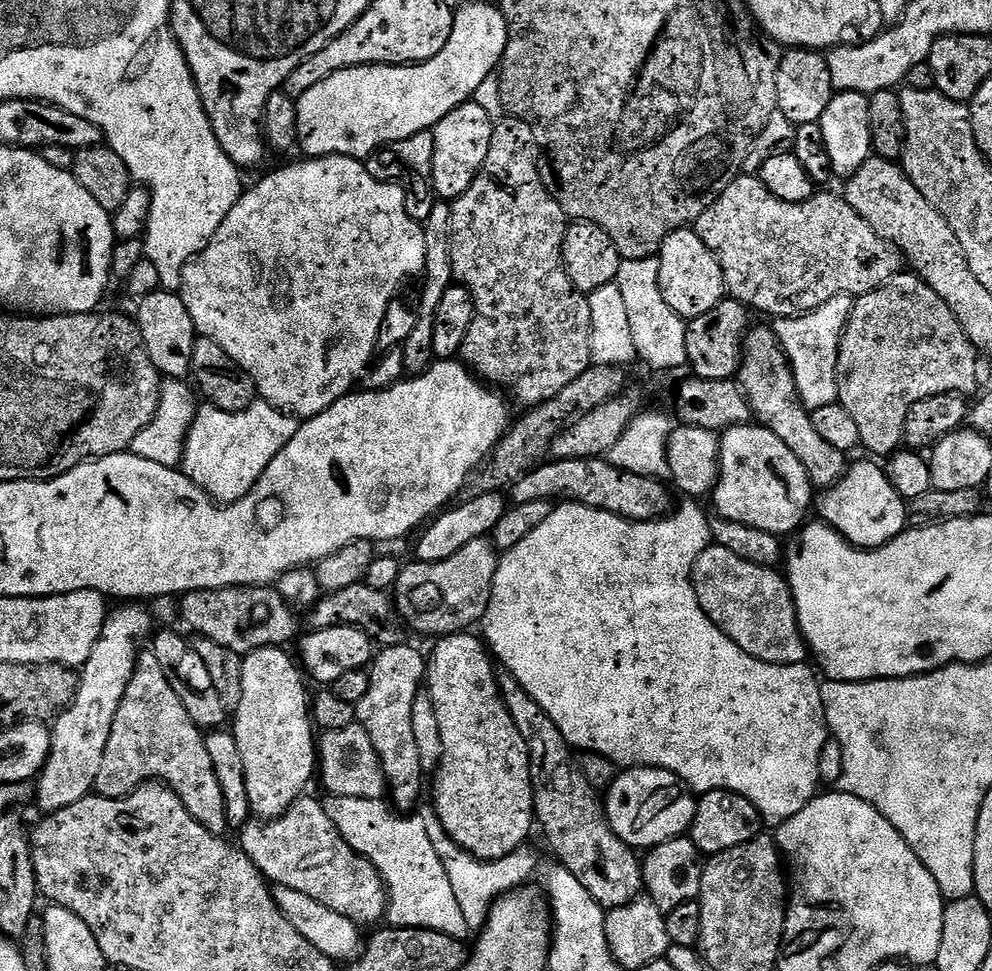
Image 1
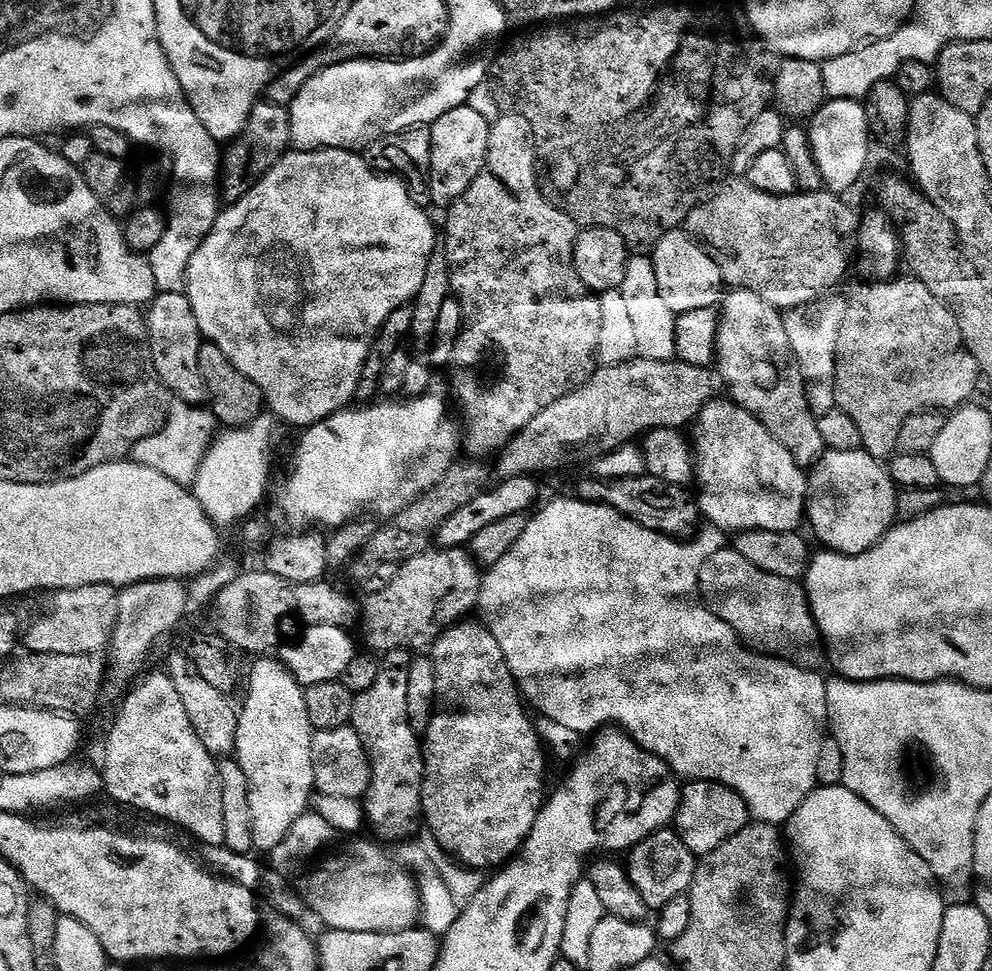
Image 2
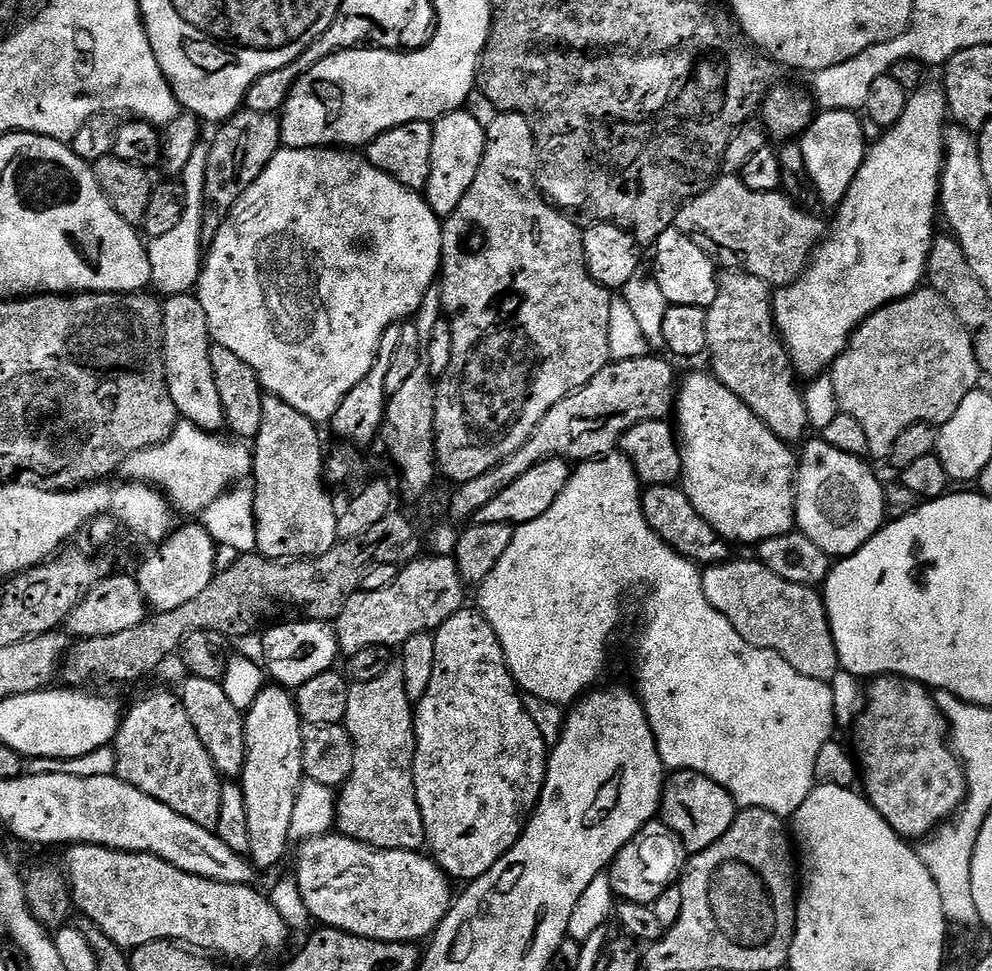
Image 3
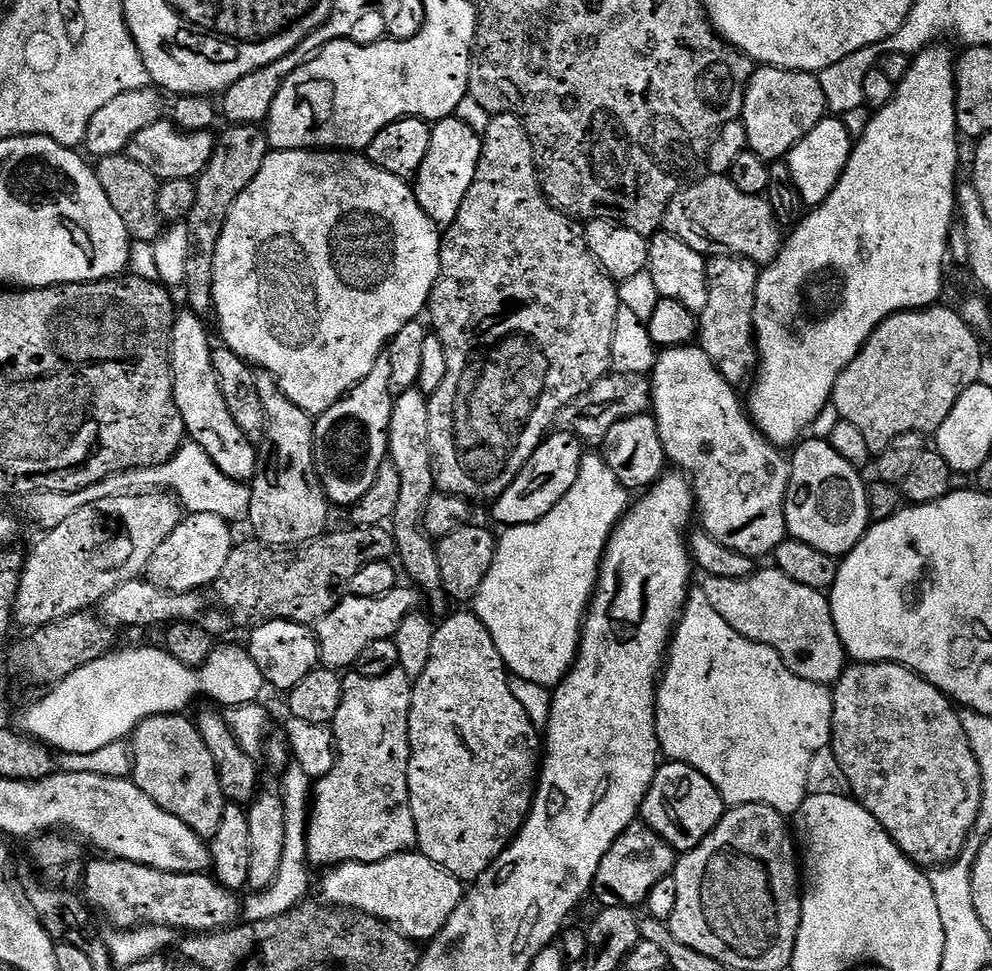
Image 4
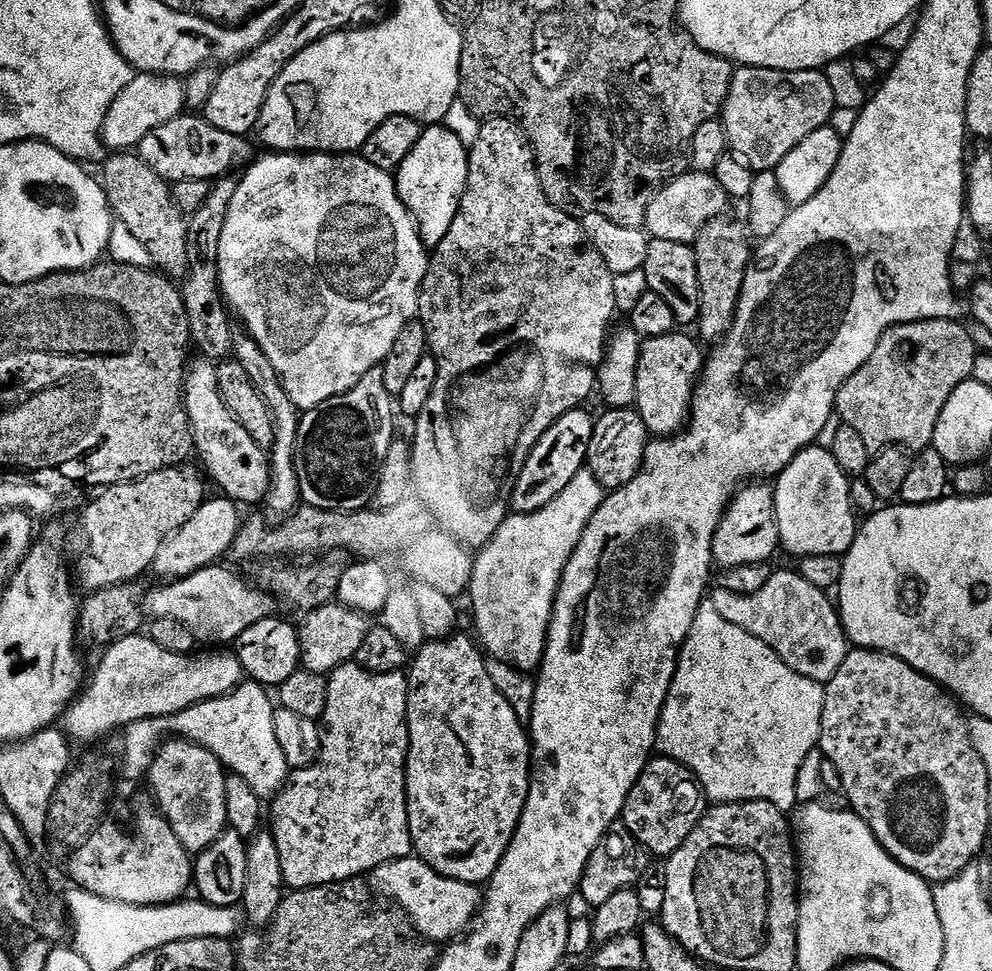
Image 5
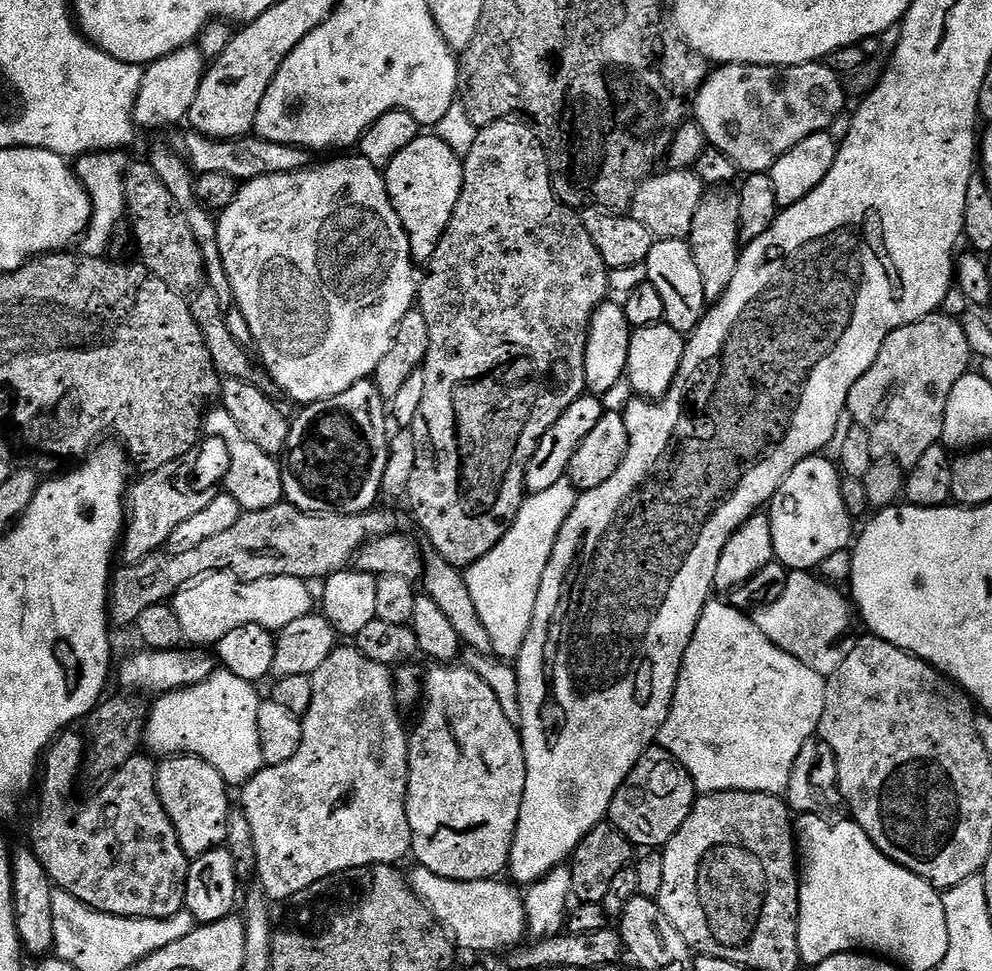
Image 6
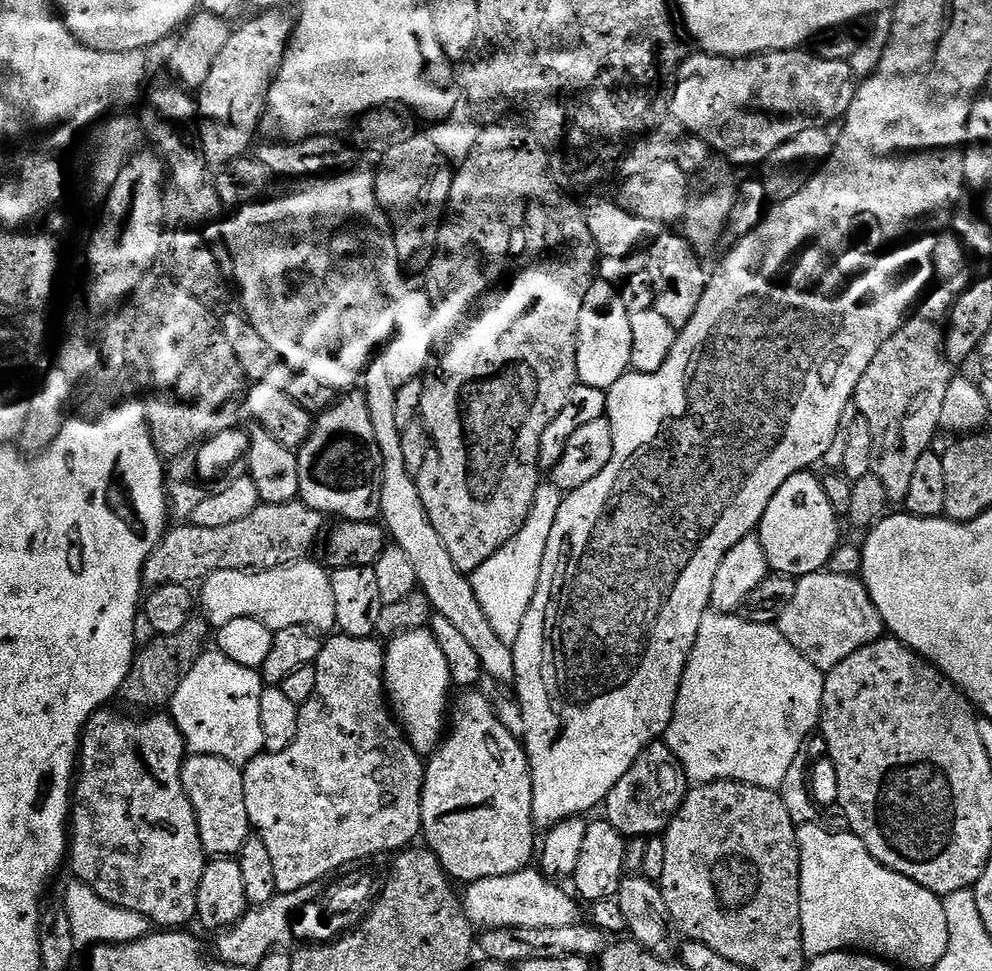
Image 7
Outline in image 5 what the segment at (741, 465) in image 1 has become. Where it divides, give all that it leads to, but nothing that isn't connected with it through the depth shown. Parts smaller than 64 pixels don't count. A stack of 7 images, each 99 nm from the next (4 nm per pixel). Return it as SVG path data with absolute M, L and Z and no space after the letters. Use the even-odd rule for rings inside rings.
M677 330L662 338L650 338L640 345L634 407L649 433L656 438L671 438L687 425L692 398L706 363L705 353L700 353L701 345L682 332ZM764 482L749 483L732 497L712 543L712 559L721 569L767 565L776 548L778 552L781 547L776 521L776 497L773 489L766 485Z

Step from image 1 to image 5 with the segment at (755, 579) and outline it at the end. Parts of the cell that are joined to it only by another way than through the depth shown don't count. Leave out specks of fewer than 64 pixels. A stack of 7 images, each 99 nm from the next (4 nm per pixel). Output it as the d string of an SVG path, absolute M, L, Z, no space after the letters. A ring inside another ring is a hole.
M773 571L769 580L755 592L741 594L722 587L715 591L710 596L714 610L718 610L726 622L734 622L738 630L746 630L746 634L754 634L754 638L766 642L790 670L821 682L832 680L834 674L838 674L850 651L844 623L840 621L837 605L828 601L829 593L818 590L818 586L810 586L799 571Z

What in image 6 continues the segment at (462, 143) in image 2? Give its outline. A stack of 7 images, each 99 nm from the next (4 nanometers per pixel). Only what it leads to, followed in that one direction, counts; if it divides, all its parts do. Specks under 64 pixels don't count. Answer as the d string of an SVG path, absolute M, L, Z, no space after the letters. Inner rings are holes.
M421 134L417 136L394 162L390 162L382 172L384 185L388 191L390 202L402 222L402 226L408 235L413 261L427 262L432 259L434 250L438 250L438 242L442 242L446 226L454 214L454 206L458 206L458 194L462 194L462 182L464 181L464 166L461 157L446 146L435 134Z

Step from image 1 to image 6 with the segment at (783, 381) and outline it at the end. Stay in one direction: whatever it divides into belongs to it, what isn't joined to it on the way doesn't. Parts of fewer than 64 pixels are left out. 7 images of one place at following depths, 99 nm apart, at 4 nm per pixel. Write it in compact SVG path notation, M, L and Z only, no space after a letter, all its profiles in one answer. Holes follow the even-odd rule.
M716 186L705 191L698 202L698 210L694 210L694 222L686 239L692 248L698 274L702 274L705 301L720 300L726 286L730 286L730 278L734 278L734 270L738 266L742 251L739 191L728 186Z

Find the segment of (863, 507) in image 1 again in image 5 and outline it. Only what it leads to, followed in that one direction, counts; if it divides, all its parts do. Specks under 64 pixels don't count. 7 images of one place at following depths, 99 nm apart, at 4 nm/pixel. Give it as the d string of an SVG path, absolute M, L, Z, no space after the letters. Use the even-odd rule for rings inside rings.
M819 446L804 448L774 480L776 497L776 521L780 531L783 551L793 552L796 558L805 556L843 557L850 550L858 531L858 513L852 505L852 485L850 478L834 462L831 451Z

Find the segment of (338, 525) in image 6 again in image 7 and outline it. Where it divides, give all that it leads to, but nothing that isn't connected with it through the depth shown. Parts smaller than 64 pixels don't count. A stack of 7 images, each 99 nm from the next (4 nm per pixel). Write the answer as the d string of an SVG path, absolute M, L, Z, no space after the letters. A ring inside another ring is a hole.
M302 502L290 504L265 504L261 503L259 508L242 522L234 522L230 526L221 528L188 528L173 527L165 535L164 539L156 545L156 549L150 554L150 558L144 564L144 574L142 577L145 585L149 584L149 589L164 588L168 584L182 584L192 586L192 583L203 582L210 574L230 570L231 572L242 572L245 570L269 570L272 568L289 568L292 564L302 564L309 559L312 547L321 539L320 536L321 513L315 512L312 508L307 508Z

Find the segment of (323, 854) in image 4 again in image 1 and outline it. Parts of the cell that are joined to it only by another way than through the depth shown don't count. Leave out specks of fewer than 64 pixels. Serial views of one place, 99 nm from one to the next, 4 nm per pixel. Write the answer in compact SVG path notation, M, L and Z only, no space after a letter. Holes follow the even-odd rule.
M411 642L381 647L375 653L368 677L370 690L366 690L366 698L356 704L356 718L366 734L370 734L374 750L378 750L384 777L388 779L387 791L390 800L392 796L391 803L401 813L408 814L421 803L420 795L426 792L426 774L422 770L422 758L418 758L418 746L414 742L413 721L414 698L422 691L426 680L425 653L420 653Z

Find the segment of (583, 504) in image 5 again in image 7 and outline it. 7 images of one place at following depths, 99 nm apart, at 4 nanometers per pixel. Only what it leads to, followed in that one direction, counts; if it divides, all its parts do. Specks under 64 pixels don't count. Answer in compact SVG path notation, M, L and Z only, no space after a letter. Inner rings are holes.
M541 487L532 503L532 514L518 534L506 546L496 551L485 564L478 566L471 573L474 594L478 594L478 602L482 610L486 610L486 618L490 618L490 626L494 626L494 634L502 638L502 642L513 645L522 630L522 620L526 618L526 610L530 610L530 602L538 590L540 577L540 560L546 554L546 542L550 542L550 530L554 530L554 518L560 508L561 497L555 487Z

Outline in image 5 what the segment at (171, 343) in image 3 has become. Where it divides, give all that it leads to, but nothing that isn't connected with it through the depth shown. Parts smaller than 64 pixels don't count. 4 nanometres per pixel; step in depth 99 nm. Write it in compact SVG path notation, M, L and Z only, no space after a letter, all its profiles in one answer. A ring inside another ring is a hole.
M196 358L191 361L184 381L184 405L192 427L192 443L195 455L197 457L200 455L200 460L204 463L205 468L203 471L207 473L210 480L210 475L212 475L213 482L224 491L221 493L227 499L235 500L237 505L263 505L268 499L270 474L272 473L269 453L260 448L258 442L254 442L254 438L250 438L250 434L246 434L246 430L242 430L242 425L236 421L234 414L230 414L230 410L226 410L226 402L222 402L218 390L218 374L216 373L216 364L213 361L203 358Z

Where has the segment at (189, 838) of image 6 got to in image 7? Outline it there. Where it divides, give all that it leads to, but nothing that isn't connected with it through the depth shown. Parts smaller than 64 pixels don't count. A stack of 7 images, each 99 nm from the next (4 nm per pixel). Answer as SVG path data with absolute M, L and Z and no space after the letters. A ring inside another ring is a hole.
M189 755L182 770L182 786L196 815L205 853L212 858L232 858L240 853L250 839L243 771L217 756Z

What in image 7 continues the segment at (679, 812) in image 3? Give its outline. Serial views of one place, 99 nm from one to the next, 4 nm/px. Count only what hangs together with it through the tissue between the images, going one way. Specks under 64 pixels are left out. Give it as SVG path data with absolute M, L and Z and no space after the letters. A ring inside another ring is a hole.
M667 743L650 745L643 754L622 774L618 786L610 790L606 801L606 819L625 838L656 838L667 833L669 824L678 814L690 791L690 781L678 758L668 749Z

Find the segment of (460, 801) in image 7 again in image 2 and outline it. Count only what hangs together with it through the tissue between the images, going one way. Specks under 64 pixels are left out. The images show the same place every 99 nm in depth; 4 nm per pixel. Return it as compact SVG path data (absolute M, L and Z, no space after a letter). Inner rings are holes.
M461 622L447 628L434 645L438 700L441 705L448 704L448 708L441 707L437 711L422 736L422 820L427 831L438 838L453 860L466 868L496 870L520 851L544 807L546 748L536 731L533 717L528 717L529 709L522 703L520 687L516 685L516 679L506 662L506 654L502 654L502 646L498 646L498 638L494 638L487 624L472 623Z

